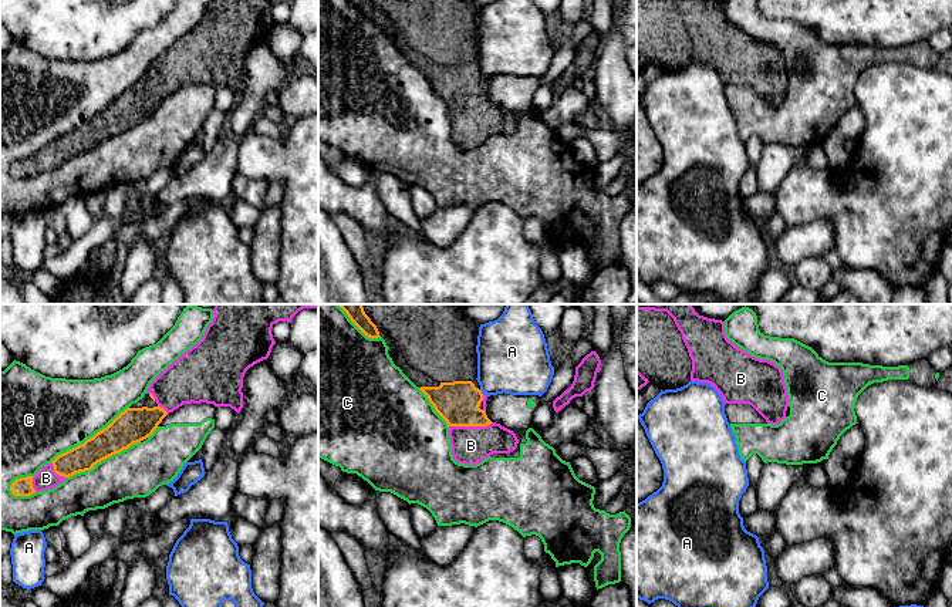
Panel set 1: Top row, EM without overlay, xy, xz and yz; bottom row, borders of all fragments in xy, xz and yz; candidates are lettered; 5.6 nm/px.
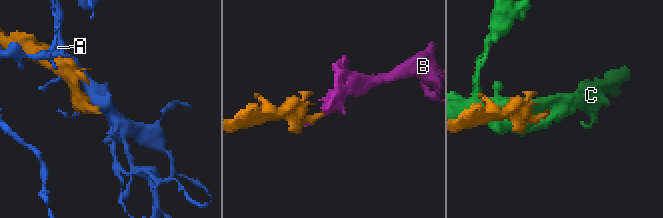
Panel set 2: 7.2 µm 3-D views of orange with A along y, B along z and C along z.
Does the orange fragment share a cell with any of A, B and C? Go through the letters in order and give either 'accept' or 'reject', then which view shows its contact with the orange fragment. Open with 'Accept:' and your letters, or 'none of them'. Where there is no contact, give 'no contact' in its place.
Accept: B
A: reject; meets orange in xz
B: accept; meets orange in xz
C: reject; meets orange in xy

